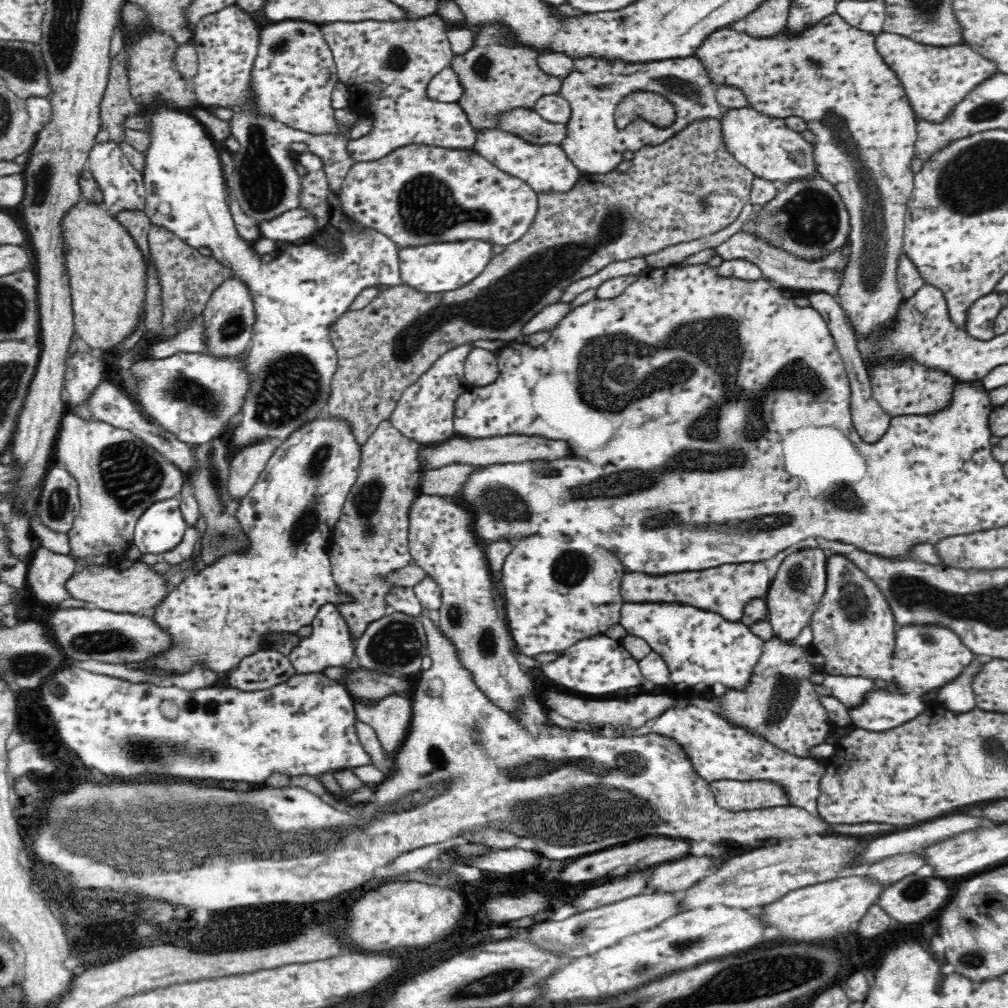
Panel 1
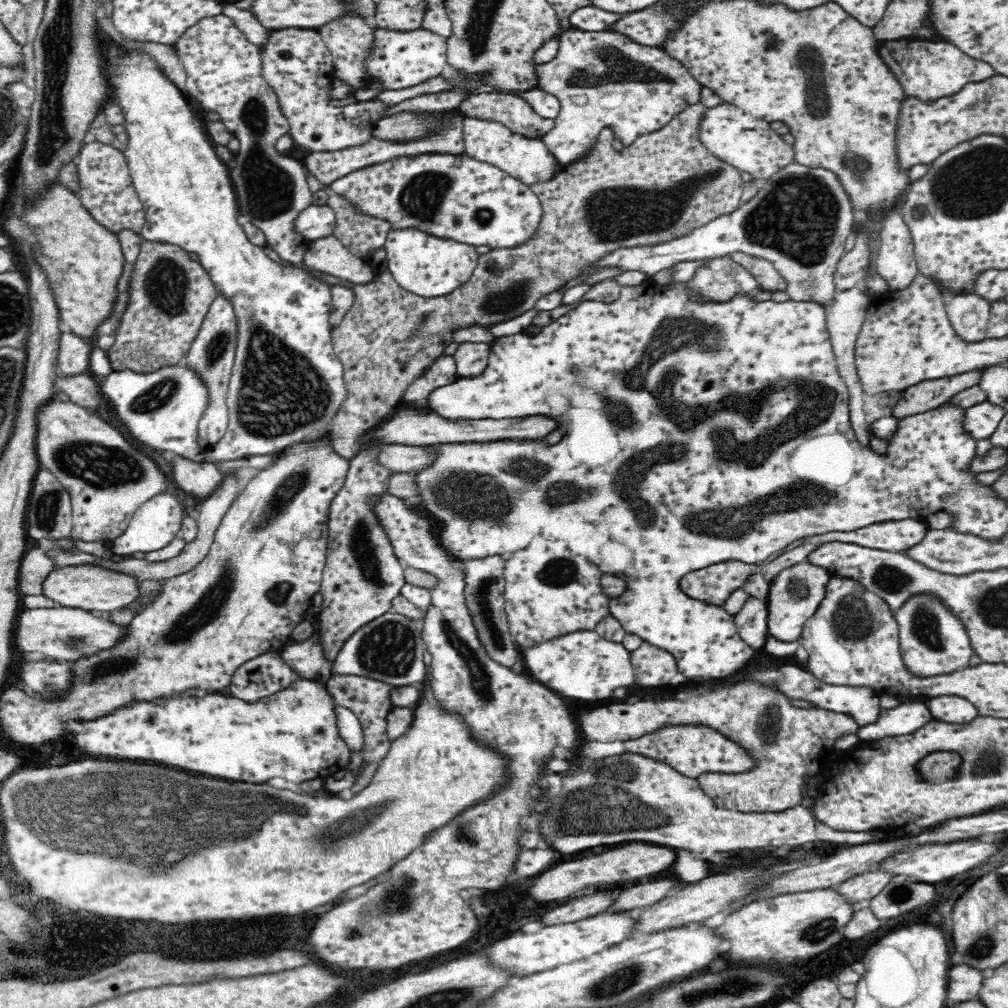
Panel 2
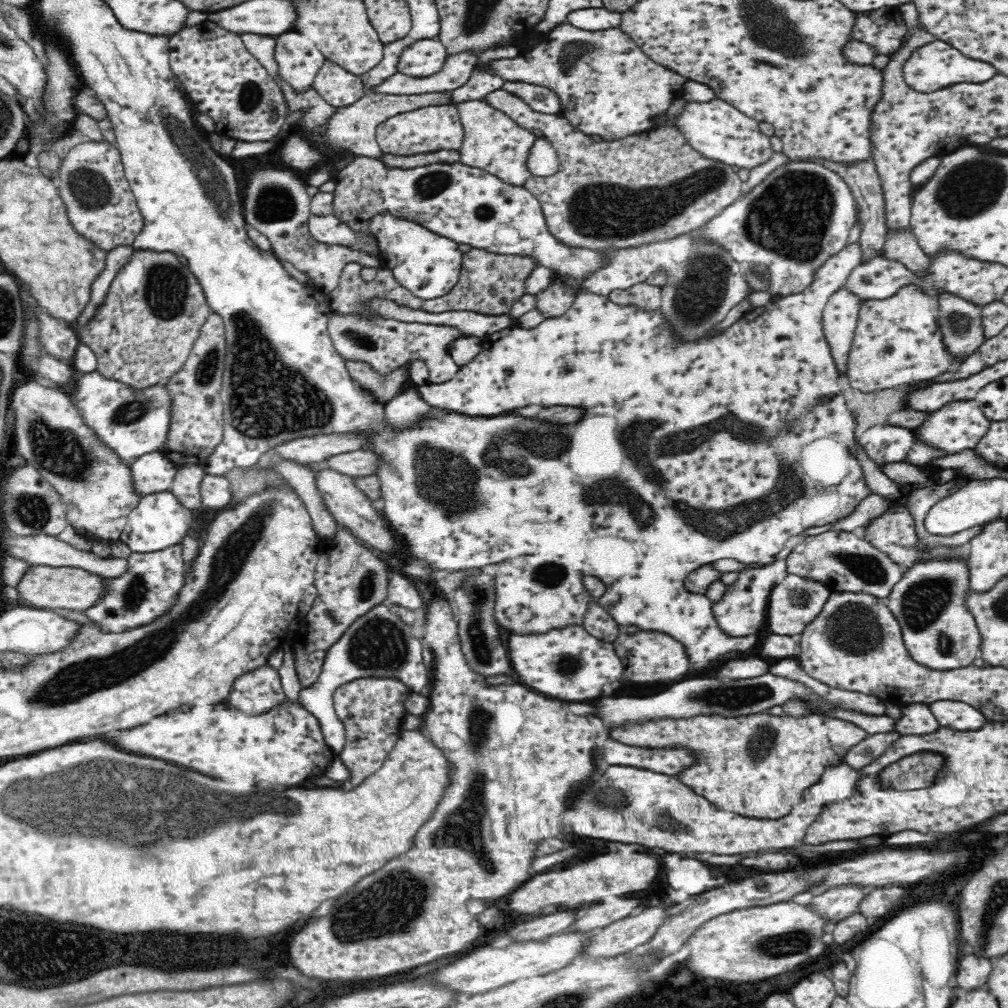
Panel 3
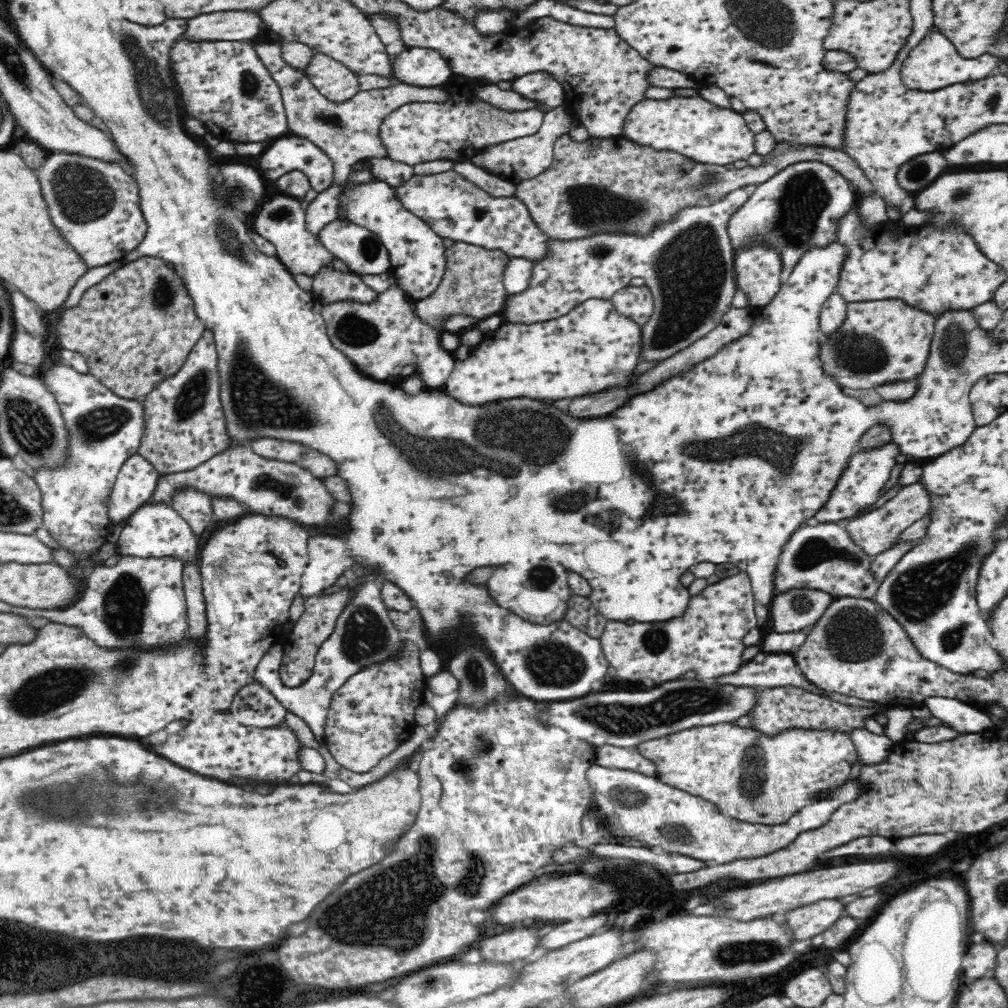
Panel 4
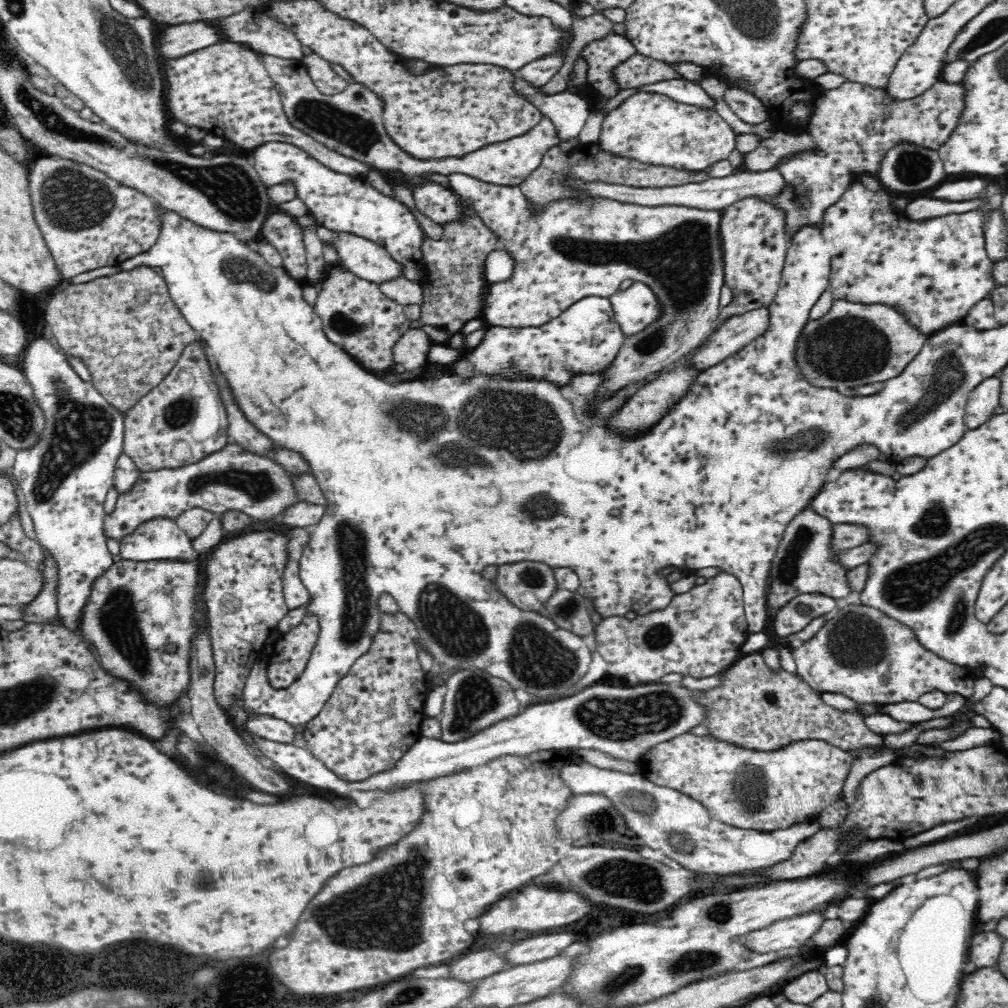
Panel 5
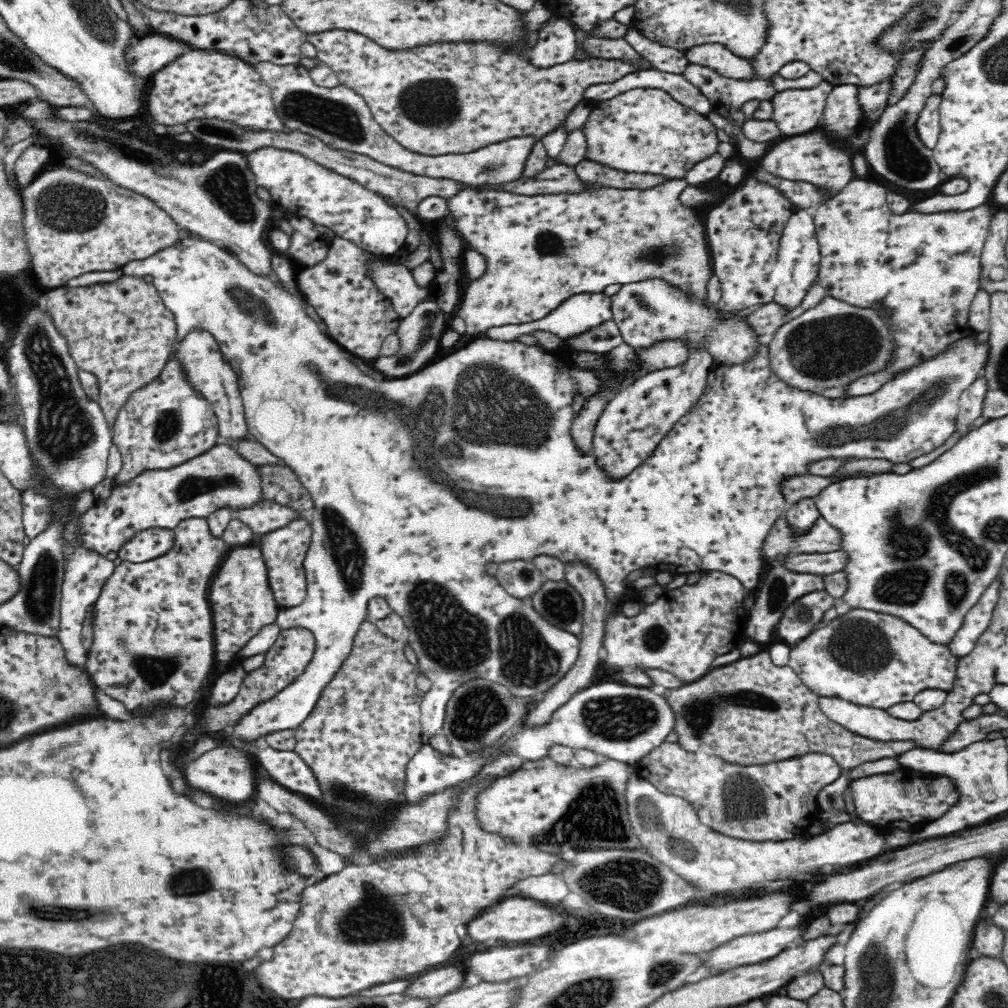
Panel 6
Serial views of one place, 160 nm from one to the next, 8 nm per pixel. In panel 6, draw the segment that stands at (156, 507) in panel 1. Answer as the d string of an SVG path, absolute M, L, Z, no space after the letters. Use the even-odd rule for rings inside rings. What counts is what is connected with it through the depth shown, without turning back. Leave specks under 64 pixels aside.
M149 529L130 540L118 554L122 561L147 562L170 550L174 538L174 532L169 529Z

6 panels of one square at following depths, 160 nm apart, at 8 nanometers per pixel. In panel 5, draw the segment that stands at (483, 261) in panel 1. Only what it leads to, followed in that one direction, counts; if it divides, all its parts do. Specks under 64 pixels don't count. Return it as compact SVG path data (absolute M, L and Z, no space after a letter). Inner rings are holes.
M263 142L252 152L251 160L260 181L268 188L277 185L294 187L295 198L302 200L307 212L319 226L332 232L346 232L370 240L391 254L404 266L404 278L422 283L425 260L420 252L424 231L408 207L396 197L375 189L364 175L339 174L326 168L305 150L284 142Z

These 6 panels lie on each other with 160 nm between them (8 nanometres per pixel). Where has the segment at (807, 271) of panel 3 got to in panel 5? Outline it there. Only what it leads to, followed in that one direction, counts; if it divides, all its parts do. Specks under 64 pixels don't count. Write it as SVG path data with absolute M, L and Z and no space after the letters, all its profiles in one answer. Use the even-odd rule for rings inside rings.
M821 150L800 151L782 161L778 169L789 186L786 191L768 199L786 211L786 226L790 235L794 234L798 227L807 224L820 226L822 215L828 206L838 202L855 181L855 174L850 169Z

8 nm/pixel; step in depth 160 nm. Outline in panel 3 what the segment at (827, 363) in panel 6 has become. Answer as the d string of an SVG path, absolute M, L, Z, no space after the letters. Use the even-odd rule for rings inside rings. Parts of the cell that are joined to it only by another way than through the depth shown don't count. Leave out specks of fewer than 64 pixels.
M913 285L884 300L860 301L858 322L843 367L849 385L869 393L933 380L951 370L951 359L941 341L938 318L939 301L922 294Z

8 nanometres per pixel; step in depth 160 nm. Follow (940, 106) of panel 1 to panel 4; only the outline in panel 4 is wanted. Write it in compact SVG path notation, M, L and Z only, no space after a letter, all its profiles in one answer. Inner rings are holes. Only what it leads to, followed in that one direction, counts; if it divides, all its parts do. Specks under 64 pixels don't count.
M932 25L918 44L908 52L906 60L900 65L900 79L906 89L929 93L958 82L974 82L990 77L997 71L999 60L994 54L982 54L972 59L960 57L957 48L946 37L941 27Z

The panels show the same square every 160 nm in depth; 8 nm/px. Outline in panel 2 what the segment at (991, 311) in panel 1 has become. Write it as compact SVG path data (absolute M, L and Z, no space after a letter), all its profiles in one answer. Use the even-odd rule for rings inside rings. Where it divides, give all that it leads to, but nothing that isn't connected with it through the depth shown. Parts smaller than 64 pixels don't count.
M936 277L930 278L942 297L950 325L964 342L986 339L990 302L972 293L956 293Z

